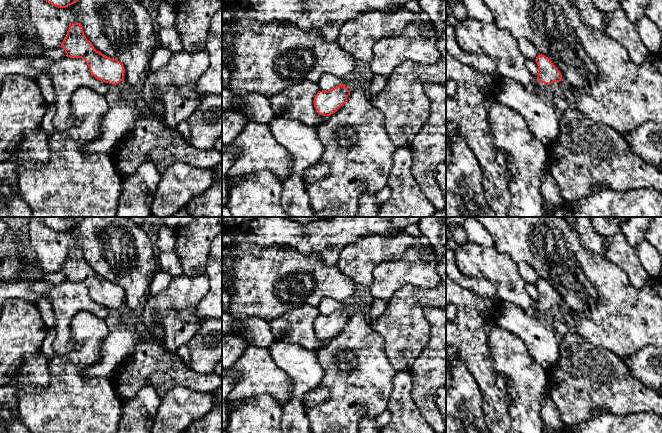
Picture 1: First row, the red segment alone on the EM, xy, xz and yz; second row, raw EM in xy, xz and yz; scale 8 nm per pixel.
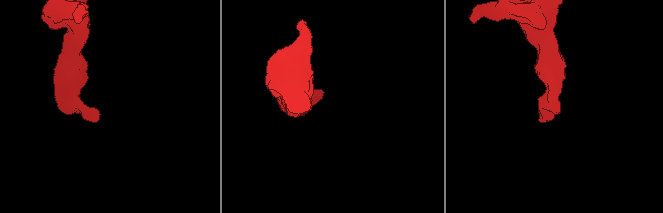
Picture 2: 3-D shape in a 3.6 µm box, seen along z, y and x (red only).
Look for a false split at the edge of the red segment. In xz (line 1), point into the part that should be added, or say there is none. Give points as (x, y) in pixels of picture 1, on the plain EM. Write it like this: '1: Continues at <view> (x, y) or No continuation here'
1: No continuation here

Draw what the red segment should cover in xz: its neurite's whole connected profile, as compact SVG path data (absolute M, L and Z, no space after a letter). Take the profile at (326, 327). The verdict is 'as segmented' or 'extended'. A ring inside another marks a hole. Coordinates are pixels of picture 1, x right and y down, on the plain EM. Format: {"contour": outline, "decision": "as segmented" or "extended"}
{"contour": "M344 308L329 315L319 315L314 321L314 331L318 338L330 340L346 328L349 319L350 315Z", "decision": "as segmented"}

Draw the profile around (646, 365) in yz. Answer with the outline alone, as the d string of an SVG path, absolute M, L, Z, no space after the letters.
M646 345L631 356L621 359L629 374L646 387L657 390L662 386L662 347Z

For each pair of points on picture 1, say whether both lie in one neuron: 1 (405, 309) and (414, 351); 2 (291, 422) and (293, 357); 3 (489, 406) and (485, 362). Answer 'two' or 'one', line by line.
1: one
2: one
3: one

